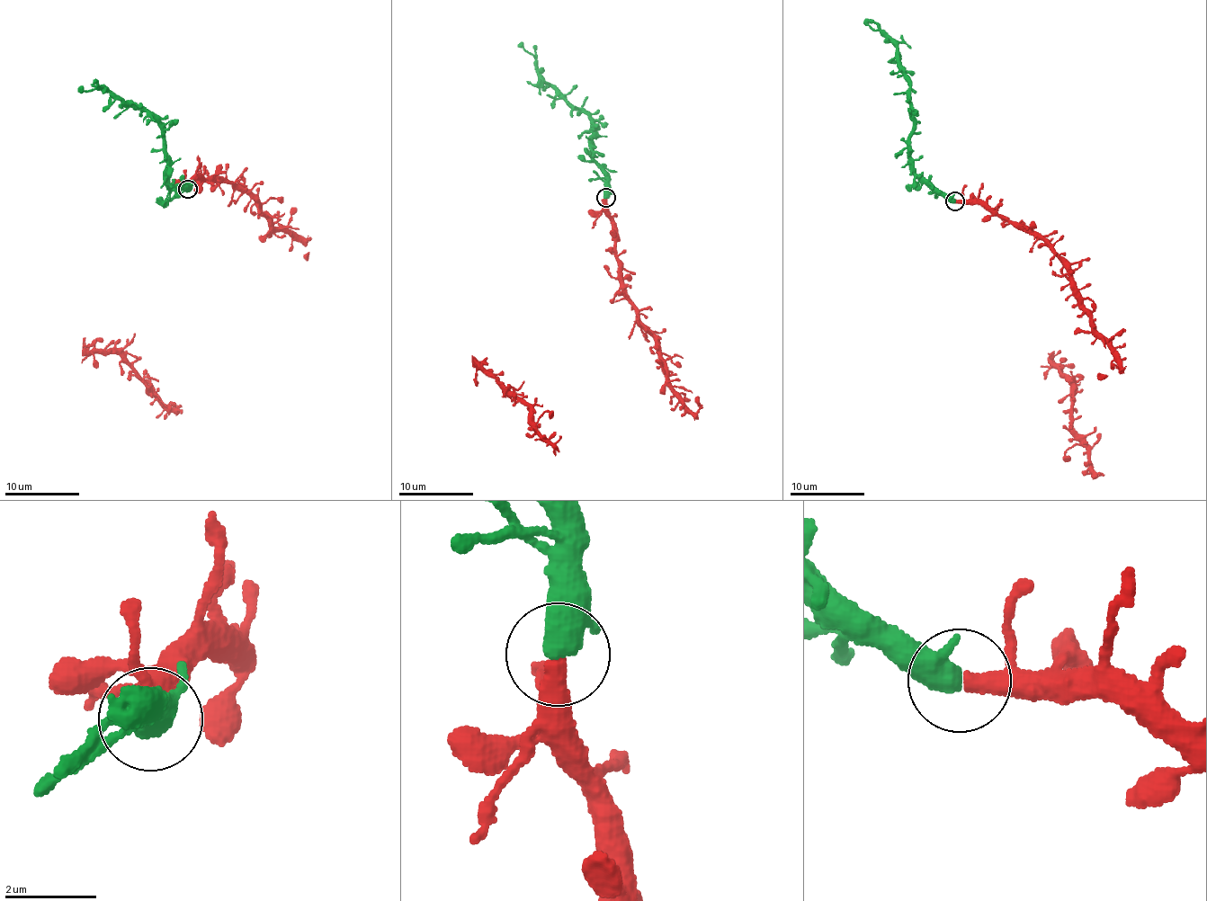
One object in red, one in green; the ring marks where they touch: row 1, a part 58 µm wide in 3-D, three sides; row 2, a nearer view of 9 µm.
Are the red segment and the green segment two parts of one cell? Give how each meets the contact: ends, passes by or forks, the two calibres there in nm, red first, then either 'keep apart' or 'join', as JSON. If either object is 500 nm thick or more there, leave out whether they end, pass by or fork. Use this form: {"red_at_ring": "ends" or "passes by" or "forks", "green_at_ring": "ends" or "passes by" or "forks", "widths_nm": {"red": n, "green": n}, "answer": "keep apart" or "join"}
{"red_at_ring": "passes by", "green_at_ring": "passes by", "widths_nm": {"red": 320, "green": 440}, "answer": "join"}

